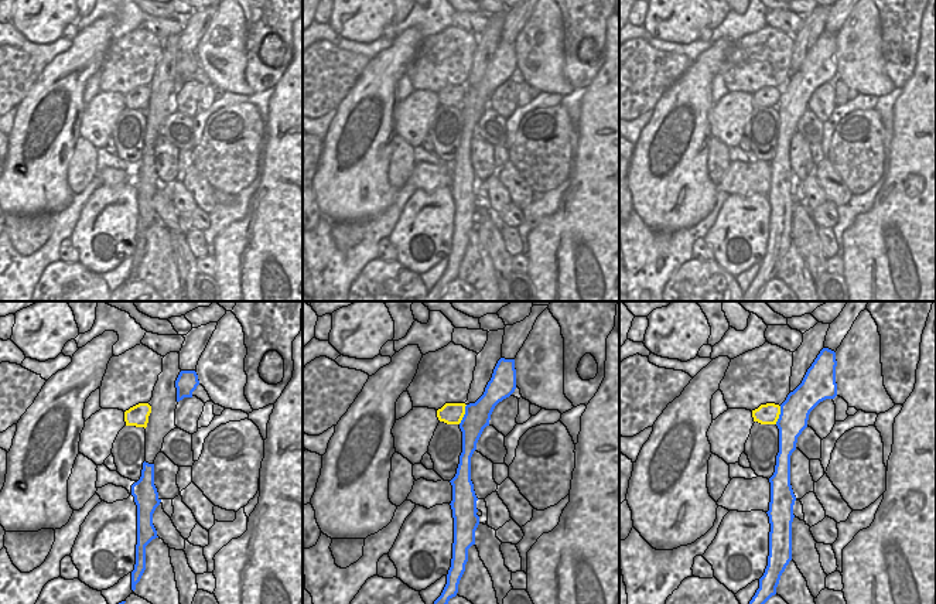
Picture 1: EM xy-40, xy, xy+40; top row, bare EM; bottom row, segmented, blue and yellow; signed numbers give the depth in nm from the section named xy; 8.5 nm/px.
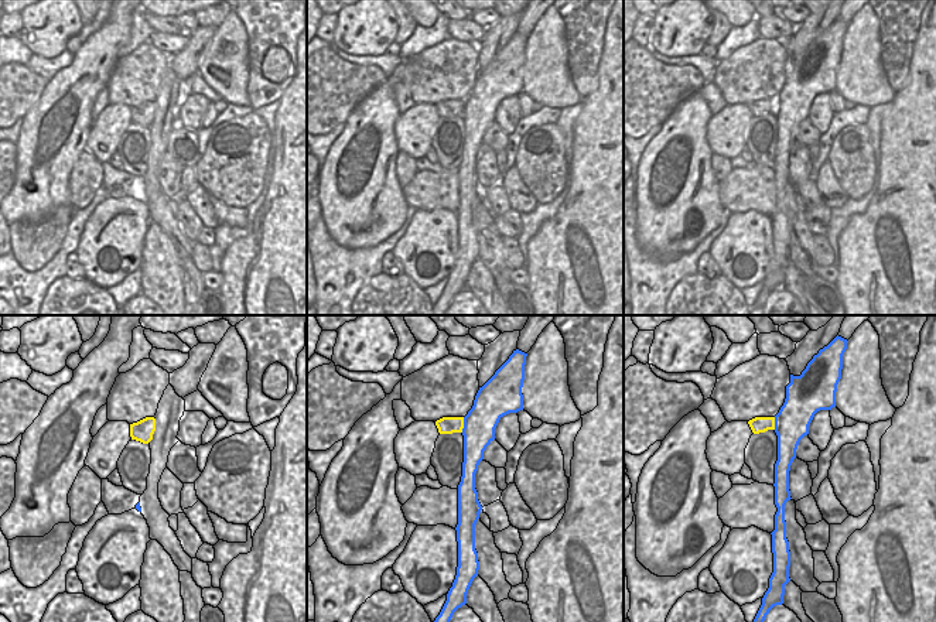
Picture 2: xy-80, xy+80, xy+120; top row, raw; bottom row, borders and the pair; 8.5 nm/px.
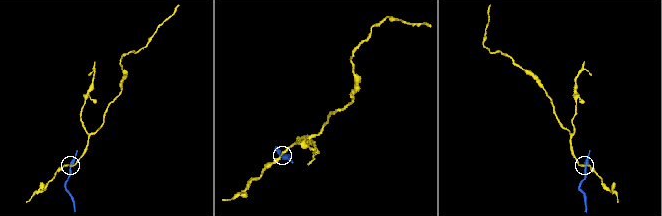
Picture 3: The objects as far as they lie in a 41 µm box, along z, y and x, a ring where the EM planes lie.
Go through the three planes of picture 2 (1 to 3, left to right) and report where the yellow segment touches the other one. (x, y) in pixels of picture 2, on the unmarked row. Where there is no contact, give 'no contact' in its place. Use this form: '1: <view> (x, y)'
1: no contact
2: xy+80 (464, 108)
3: xy+120 (775, 106)

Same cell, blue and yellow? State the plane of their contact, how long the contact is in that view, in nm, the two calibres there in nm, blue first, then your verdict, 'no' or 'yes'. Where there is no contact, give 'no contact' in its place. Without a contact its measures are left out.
meets blue in xy; contact 180 nm long; 220 nm thick on the blue side, 190 nm on the other; no

